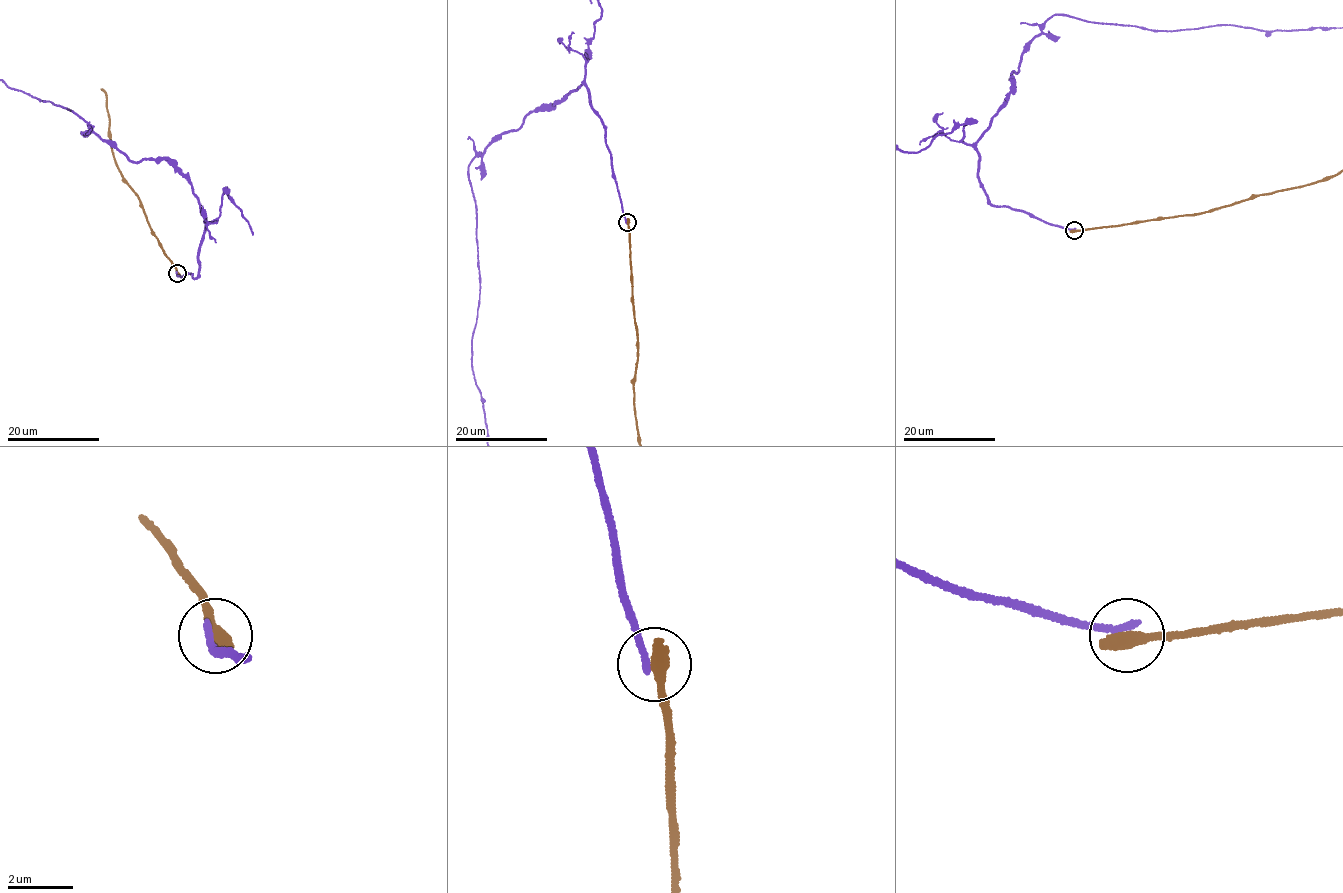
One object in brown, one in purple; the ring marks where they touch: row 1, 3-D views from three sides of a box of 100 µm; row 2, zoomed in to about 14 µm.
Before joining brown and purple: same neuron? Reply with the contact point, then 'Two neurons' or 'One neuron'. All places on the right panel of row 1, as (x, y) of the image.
Place: (1074, 230). Two neurons

